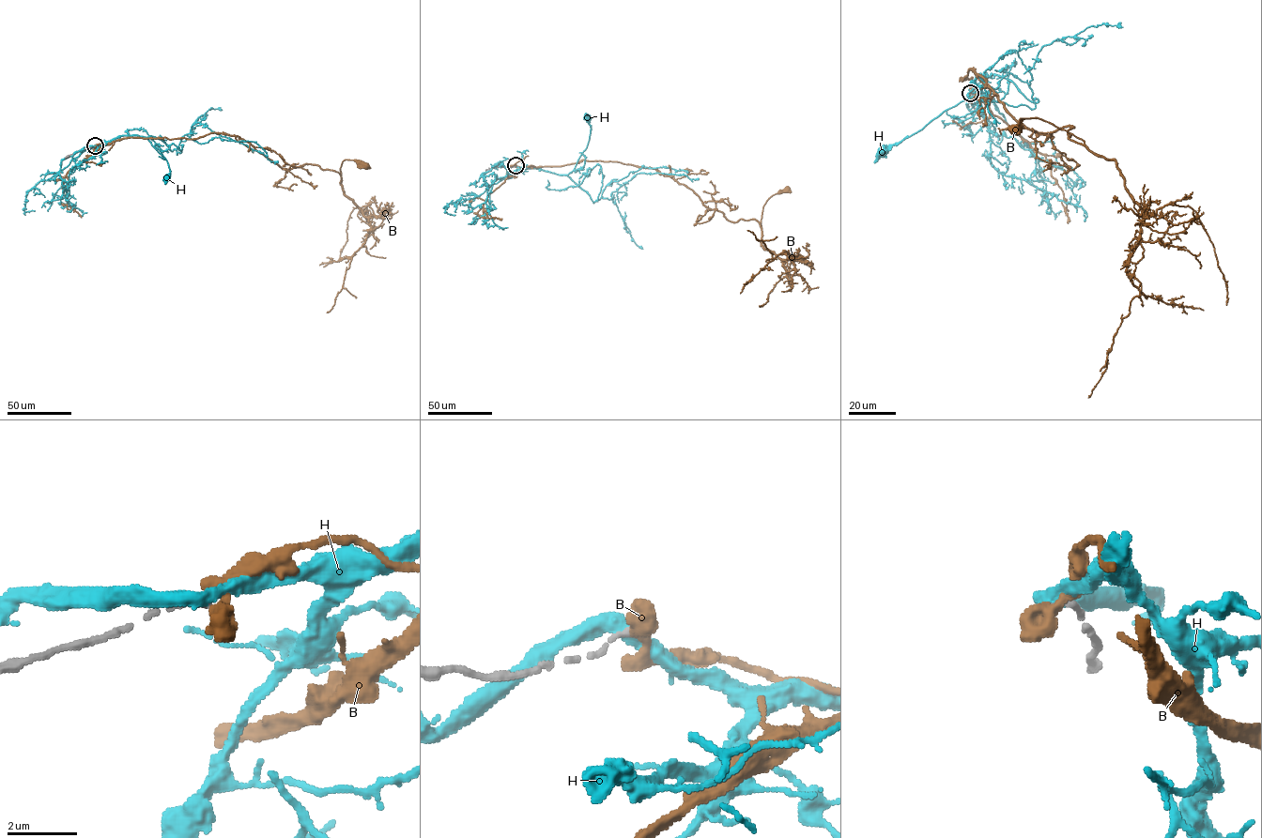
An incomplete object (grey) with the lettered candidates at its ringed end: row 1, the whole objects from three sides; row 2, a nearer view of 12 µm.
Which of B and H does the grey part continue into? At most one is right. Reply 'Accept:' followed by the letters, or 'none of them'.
Accept: none of them

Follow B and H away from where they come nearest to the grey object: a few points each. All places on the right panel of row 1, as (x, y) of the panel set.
B: (970, 93), (970, 69), (1027, 129), (1072, 127), (1084, 144), (1038, 118), (1017, 129)
H: (970, 93), (974, 90), (976, 78), (986, 74), (987, 79), (975, 96), (946, 109), (921, 129), (884, 150)

